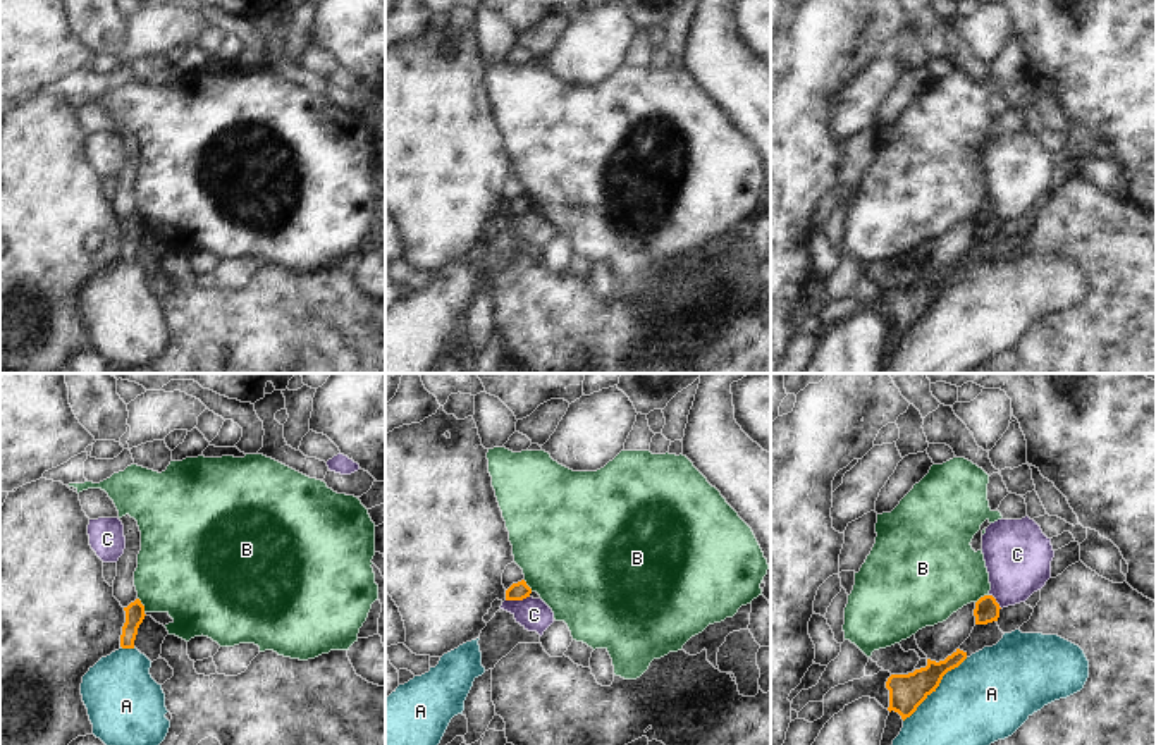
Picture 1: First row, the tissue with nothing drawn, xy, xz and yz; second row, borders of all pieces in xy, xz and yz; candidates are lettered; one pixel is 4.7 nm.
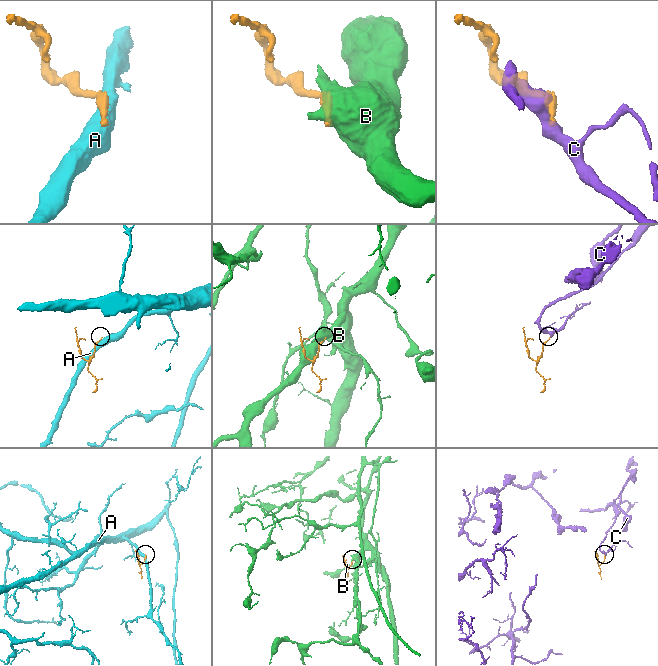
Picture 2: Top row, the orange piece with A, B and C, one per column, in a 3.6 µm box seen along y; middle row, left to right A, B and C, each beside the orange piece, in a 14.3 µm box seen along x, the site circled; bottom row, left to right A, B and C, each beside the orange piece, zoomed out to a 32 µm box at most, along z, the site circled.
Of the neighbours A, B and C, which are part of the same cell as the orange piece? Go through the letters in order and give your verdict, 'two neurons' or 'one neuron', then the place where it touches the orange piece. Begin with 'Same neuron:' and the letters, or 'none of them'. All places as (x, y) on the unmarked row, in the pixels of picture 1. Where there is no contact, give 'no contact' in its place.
Same neuron: none of them
A: two neurons | yz (938, 300)
B: two neurons | xy (141, 219)
C: two neurons | xz (516, 214)

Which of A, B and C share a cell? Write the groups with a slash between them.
A / B / C

